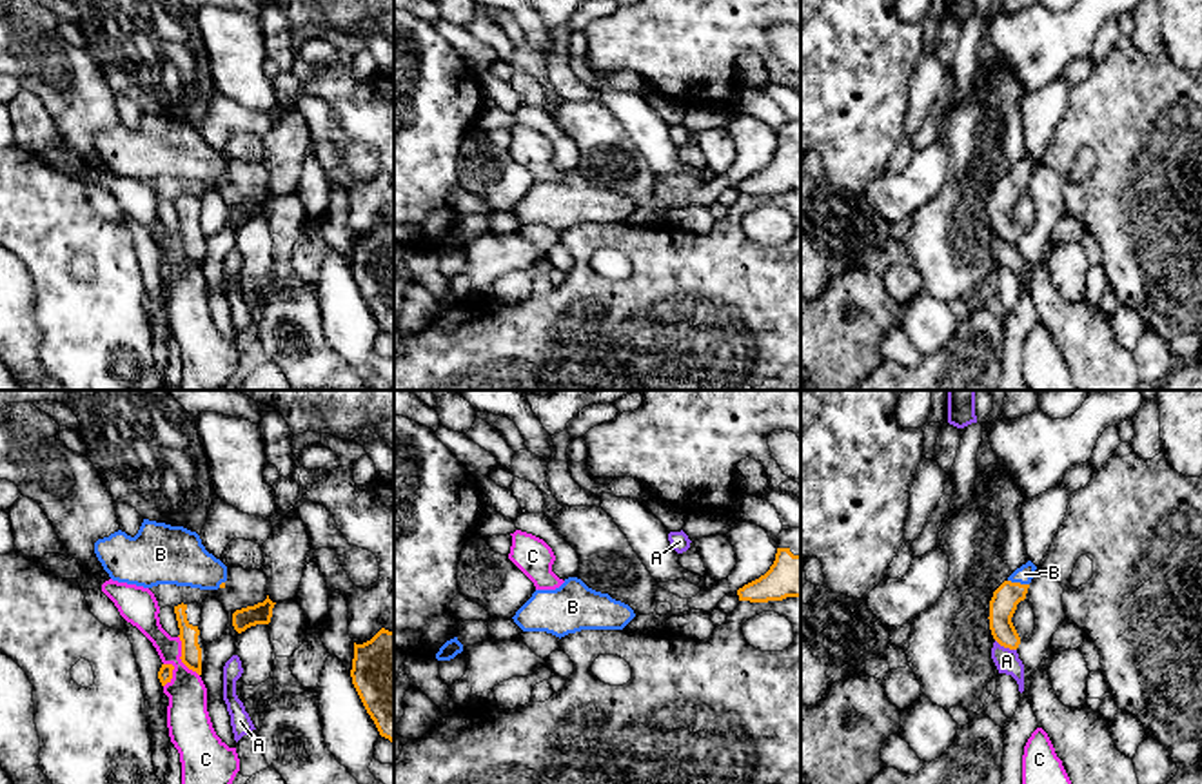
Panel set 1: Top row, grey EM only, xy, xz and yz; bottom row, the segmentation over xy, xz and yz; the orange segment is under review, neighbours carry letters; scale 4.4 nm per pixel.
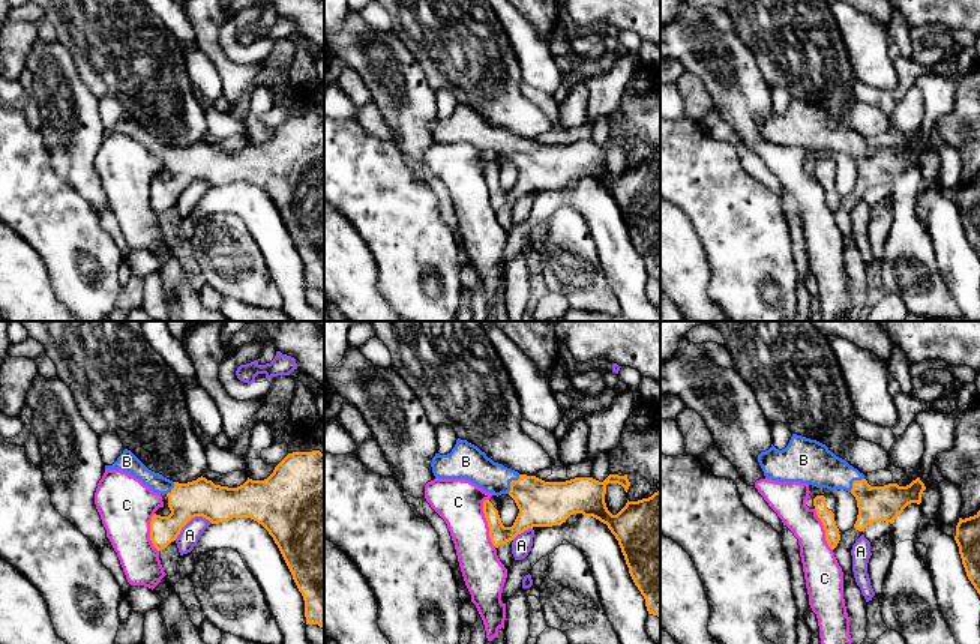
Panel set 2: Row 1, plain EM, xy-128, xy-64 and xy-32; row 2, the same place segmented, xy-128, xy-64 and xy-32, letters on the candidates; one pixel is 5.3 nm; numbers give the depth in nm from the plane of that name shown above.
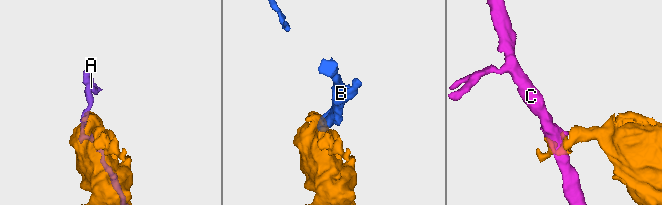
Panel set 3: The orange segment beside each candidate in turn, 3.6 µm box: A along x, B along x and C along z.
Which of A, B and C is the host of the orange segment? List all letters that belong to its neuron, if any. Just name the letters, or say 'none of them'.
B

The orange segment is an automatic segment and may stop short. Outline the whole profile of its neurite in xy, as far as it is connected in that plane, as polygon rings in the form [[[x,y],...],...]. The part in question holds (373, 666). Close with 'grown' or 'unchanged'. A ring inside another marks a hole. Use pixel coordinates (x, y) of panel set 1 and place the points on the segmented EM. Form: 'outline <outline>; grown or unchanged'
outline [[[394,632],[354,642],[352,684],[381,737],[394,744]]]; unchanged

